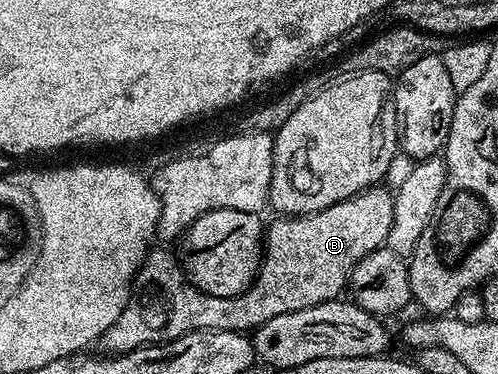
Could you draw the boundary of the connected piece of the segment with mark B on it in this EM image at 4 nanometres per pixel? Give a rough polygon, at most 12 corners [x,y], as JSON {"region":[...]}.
{"region":[[391,191],[267,225],[260,269],[218,298],[153,247],[104,331],[132,352],[248,334],[335,300],[381,247]]}

